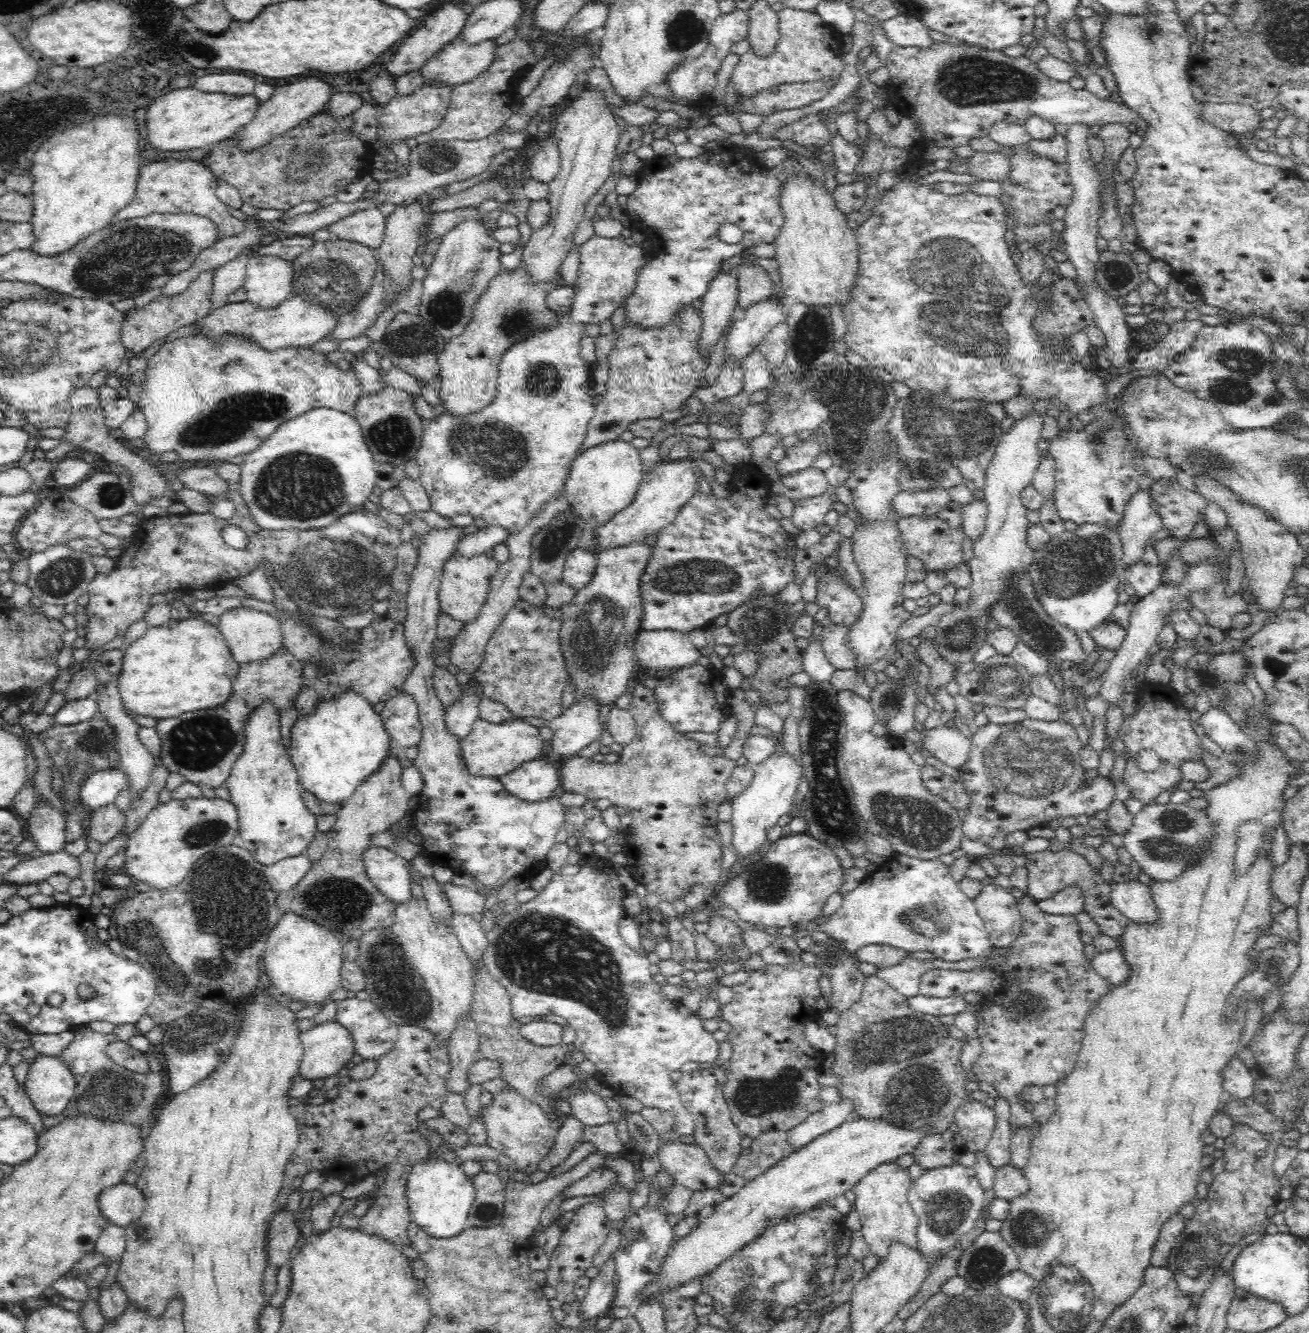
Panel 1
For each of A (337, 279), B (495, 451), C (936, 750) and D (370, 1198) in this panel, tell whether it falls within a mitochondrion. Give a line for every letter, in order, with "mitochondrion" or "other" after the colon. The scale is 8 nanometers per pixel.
A: mitochondrion
B: mitochondrion
C: other
D: other

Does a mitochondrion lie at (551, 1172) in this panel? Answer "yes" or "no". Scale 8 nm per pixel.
no

